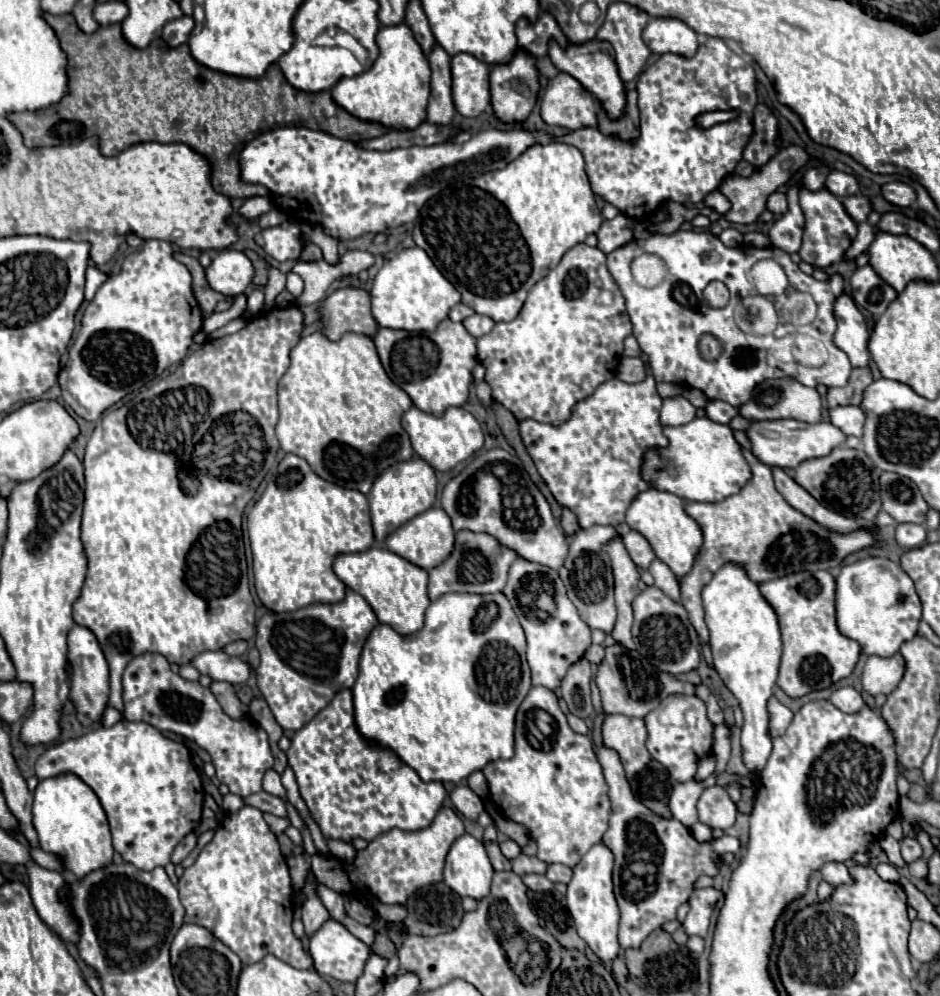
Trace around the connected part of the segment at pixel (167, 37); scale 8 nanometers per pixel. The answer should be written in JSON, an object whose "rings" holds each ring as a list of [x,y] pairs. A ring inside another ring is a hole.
{"rings":[[[180,17],[180,19],[174,19],[170,21],[164,31],[162,31],[162,39],[168,43],[168,47],[178,47],[182,43],[188,41],[190,33],[194,29],[194,19],[192,17]]]}

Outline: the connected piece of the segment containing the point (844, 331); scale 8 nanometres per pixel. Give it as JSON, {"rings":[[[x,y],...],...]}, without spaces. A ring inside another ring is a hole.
{"rings":[[[842,293],[836,299],[834,317],[838,323],[838,329],[834,333],[836,347],[848,355],[852,367],[866,367],[868,365],[868,349],[866,349],[868,329],[866,329],[864,315],[860,313],[852,297]]]}

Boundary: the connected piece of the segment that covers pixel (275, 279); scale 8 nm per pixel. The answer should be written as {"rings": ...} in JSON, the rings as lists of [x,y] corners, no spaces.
{"rings":[[[270,269],[270,279],[268,279],[268,285],[266,285],[266,291],[264,291],[264,295],[266,295],[266,307],[274,307],[274,299],[276,299],[276,295],[284,289],[284,285],[286,285],[286,275],[282,275],[278,269]]]}

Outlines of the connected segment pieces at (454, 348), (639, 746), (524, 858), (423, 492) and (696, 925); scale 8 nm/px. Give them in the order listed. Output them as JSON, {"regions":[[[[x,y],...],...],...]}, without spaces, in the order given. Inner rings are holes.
{"regions":[[[[444,319],[434,333],[380,329],[374,337],[374,345],[388,377],[404,389],[412,403],[424,413],[442,417],[450,405],[462,405],[468,399],[470,377],[476,365],[476,339],[462,323]]],[[[606,715],[602,735],[604,745],[620,755],[628,779],[634,779],[634,775],[650,763],[650,753],[646,749],[648,731],[642,719],[626,715]]],[[[518,855],[516,859],[512,859],[512,871],[518,875],[526,875],[526,873],[546,873],[548,865],[544,861],[540,861],[538,857],[528,857],[528,855]]],[[[412,457],[412,461],[402,461],[398,465],[392,465],[374,481],[370,493],[368,493],[368,503],[370,503],[370,513],[372,513],[372,529],[374,537],[378,543],[384,543],[384,539],[398,529],[398,525],[404,525],[410,517],[416,517],[418,513],[424,513],[434,505],[436,499],[436,477],[434,469],[422,461],[420,457]]],[[[714,887],[696,889],[690,895],[690,899],[688,899],[690,911],[686,915],[686,921],[682,923],[682,927],[688,935],[706,937],[708,925],[710,925],[710,915],[712,915],[712,909],[714,909],[718,897],[720,897],[720,893]]]]}

